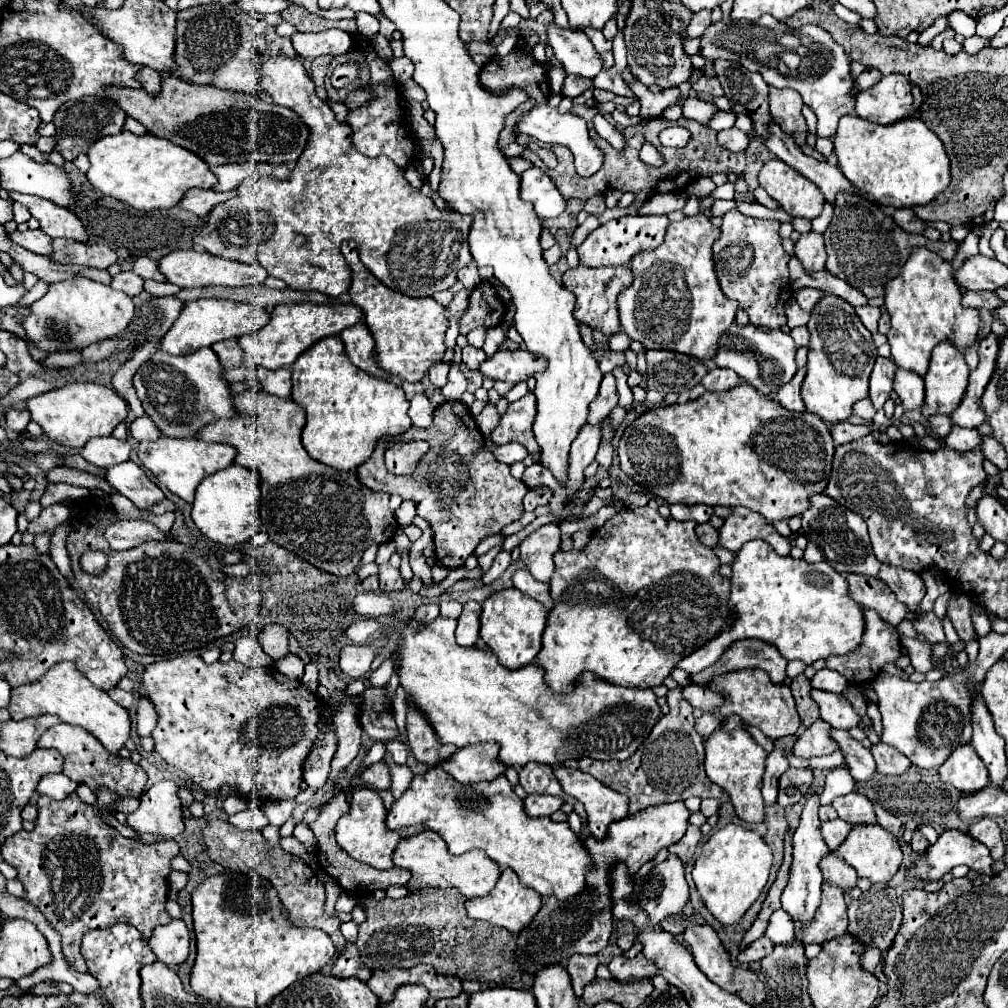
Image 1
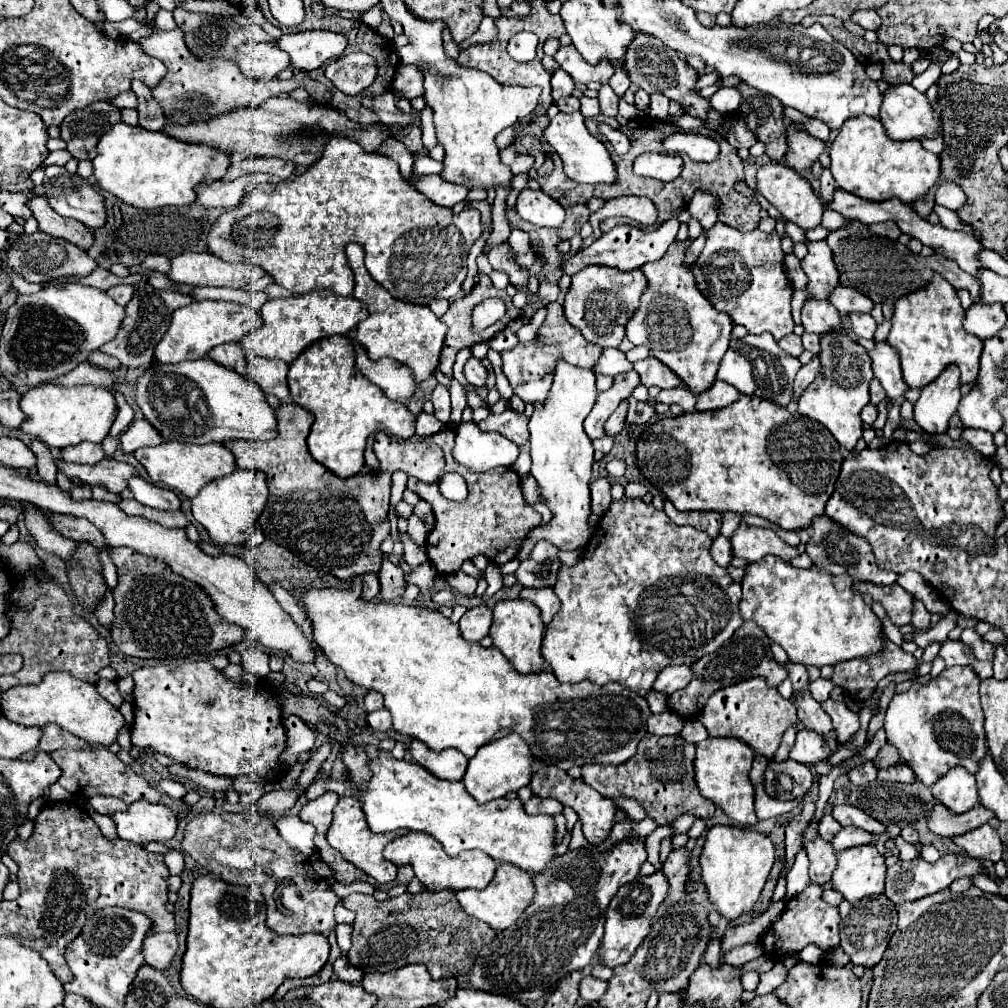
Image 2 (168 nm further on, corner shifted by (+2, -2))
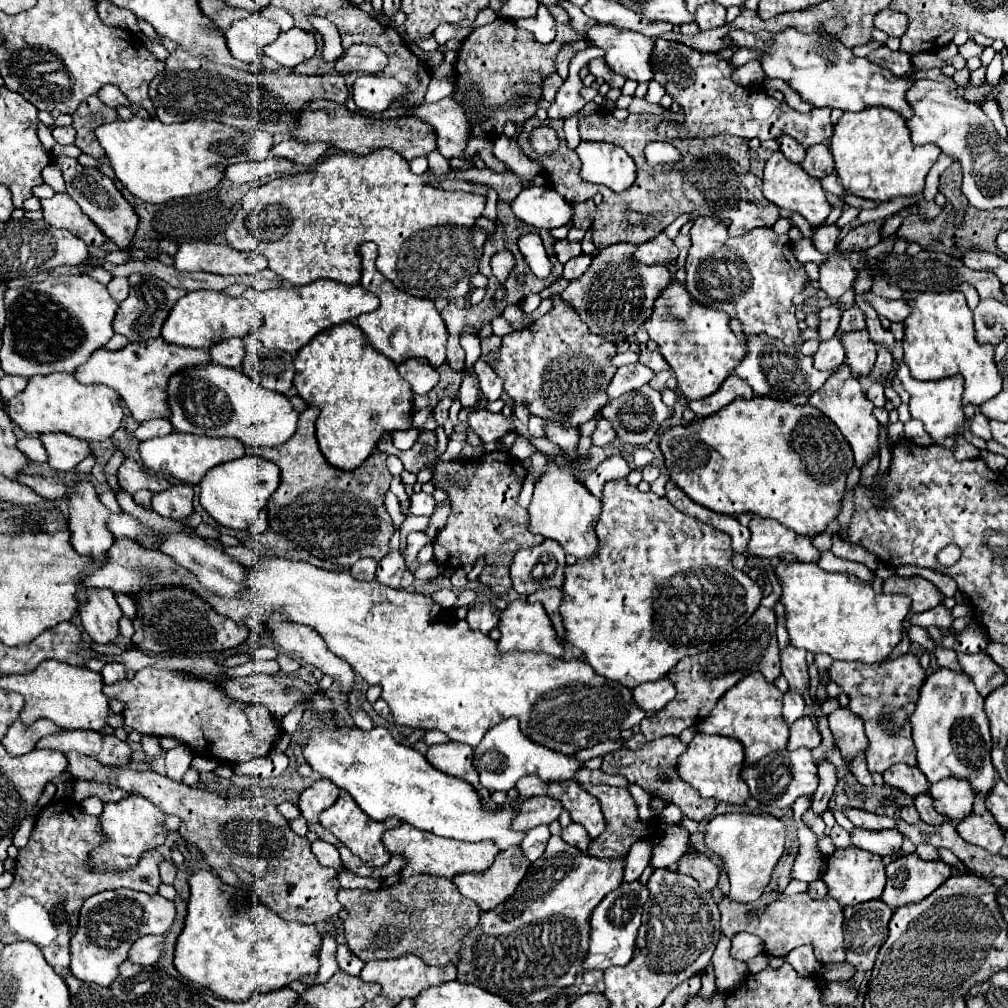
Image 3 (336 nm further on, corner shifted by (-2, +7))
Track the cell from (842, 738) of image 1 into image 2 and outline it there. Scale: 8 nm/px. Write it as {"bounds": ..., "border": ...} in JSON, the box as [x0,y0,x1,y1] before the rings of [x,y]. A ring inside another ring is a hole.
{"bounds":[795,692,837,742],"border":[[[805,692],[805,696],[801,696],[801,700],[795,700],[795,706],[797,706],[797,716],[807,730],[815,730],[823,738],[831,738],[837,742],[837,734],[833,730],[829,716],[823,712],[821,704],[811,698],[809,692]]]}

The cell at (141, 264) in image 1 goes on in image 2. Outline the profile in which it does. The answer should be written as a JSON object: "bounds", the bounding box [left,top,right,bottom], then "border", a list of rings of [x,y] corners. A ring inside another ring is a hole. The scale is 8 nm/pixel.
{"bounds":[143,256,169,274],"border":[[[147,256],[143,260],[143,270],[151,270],[151,272],[161,272],[161,274],[167,274],[169,272],[169,260],[165,256]]]}

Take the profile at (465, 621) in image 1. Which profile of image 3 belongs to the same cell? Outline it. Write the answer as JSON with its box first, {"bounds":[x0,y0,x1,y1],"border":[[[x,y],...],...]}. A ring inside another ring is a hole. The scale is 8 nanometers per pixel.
{"bounds":[467,603,501,633],"border":[[[475,603],[473,607],[469,607],[467,623],[469,623],[471,629],[477,629],[481,633],[489,633],[491,629],[497,627],[499,615],[501,615],[501,611],[495,605],[491,605],[491,603]]]}

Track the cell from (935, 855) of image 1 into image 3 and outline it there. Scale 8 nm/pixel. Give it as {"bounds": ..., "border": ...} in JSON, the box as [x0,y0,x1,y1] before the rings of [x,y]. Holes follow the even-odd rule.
{"bounds":[881,853,951,909],"border":[[[915,853],[895,859],[887,865],[887,885],[881,901],[891,909],[923,901],[951,875],[951,867],[943,861],[923,861]]]}

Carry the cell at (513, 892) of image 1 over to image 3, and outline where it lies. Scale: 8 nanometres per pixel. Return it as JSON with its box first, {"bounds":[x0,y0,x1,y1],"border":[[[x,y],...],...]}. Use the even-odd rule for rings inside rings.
{"bounds":[453,847,529,911],"border":[[[509,847],[499,851],[487,871],[457,875],[453,877],[453,883],[461,895],[473,899],[483,911],[487,911],[489,907],[503,903],[507,895],[515,891],[529,865],[529,859],[521,853],[519,847]]]}

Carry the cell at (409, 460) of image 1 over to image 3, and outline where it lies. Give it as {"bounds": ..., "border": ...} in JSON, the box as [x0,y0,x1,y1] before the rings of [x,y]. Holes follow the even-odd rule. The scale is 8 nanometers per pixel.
{"bounds":[247,407,395,567],"border":[[[307,407],[299,415],[297,433],[281,447],[247,449],[249,453],[273,461],[281,469],[281,485],[267,503],[269,527],[323,561],[343,567],[351,567],[361,557],[381,561],[391,551],[389,539],[395,531],[383,503],[391,481],[391,473],[385,465],[387,455],[374,452],[353,471],[333,467],[319,451],[315,439],[317,415],[317,407]]]}

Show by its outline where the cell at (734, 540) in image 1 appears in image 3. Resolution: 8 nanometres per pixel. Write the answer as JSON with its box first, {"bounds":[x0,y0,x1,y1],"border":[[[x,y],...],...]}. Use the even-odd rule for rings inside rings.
{"bounds":[749,517,821,561],"border":[[[753,517],[749,523],[751,555],[773,559],[781,553],[793,553],[799,561],[819,561],[821,553],[813,547],[811,539],[805,535],[797,535],[775,519]]]}

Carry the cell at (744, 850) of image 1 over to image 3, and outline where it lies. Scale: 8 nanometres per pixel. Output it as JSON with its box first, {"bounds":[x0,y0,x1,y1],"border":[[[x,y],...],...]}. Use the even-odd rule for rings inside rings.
{"bounds":[705,813,785,903],"border":[[[725,813],[717,815],[707,823],[705,843],[707,847],[727,865],[731,881],[729,897],[741,903],[751,903],[761,897],[767,887],[773,867],[783,855],[785,847],[785,825],[771,813]]]}

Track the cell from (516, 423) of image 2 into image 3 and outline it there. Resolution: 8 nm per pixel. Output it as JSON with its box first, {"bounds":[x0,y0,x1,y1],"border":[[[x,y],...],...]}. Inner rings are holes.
{"bounds":[469,409,509,443],"border":[[[473,409],[469,413],[469,427],[481,437],[483,443],[499,441],[505,433],[509,433],[509,423],[503,413],[491,413],[487,409]]]}

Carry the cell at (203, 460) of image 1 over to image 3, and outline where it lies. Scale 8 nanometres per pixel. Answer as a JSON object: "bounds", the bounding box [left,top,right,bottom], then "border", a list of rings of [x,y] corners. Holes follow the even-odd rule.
{"bounds":[139,433,245,485],"border":[[[169,433],[165,437],[155,437],[155,439],[147,439],[141,443],[139,447],[143,465],[153,471],[153,473],[161,473],[167,477],[173,477],[181,483],[189,483],[189,485],[197,485],[203,475],[213,469],[219,463],[225,461],[233,461],[237,457],[245,455],[245,445],[237,439],[211,439],[211,437],[197,437],[197,435],[185,435],[185,433]]]}

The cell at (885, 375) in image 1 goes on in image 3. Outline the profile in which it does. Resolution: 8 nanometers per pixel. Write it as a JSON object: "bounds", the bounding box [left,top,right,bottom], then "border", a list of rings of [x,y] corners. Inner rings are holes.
{"bounds":[865,383,887,407],"border":[[[883,383],[871,385],[871,387],[865,391],[865,395],[867,395],[867,399],[869,399],[875,407],[885,407],[885,403],[887,403],[887,397],[885,397],[885,393],[883,393]]]}

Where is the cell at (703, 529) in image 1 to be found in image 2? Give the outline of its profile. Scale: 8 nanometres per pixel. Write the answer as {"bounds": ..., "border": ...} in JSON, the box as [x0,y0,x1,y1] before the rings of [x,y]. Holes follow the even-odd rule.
{"bounds":[711,536,731,566],"border":[[[717,536],[713,538],[713,544],[711,544],[711,556],[717,564],[721,566],[729,566],[731,562],[731,548],[729,548],[729,540],[725,536]]]}

